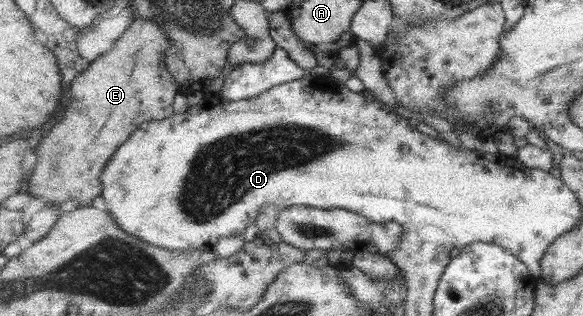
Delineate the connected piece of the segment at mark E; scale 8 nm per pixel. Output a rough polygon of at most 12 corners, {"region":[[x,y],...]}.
{"region":[[150,19],[72,85],[29,195],[90,206],[120,143],[174,115]]}

